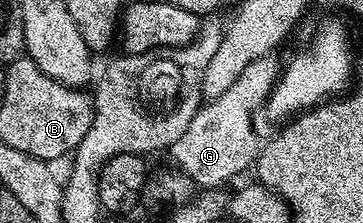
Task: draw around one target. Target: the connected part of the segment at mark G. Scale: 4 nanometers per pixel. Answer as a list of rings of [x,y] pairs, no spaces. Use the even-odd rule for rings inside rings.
[[[270,53],[251,61],[239,78],[231,84],[231,89],[217,99],[208,100],[191,117],[191,125],[175,141],[173,147],[168,148],[167,155],[173,158],[176,170],[182,176],[190,178],[201,189],[211,187],[224,188],[228,179],[241,175],[252,168],[257,162],[259,142],[253,132],[253,114],[260,112],[268,101],[273,87],[283,67],[277,64],[276,54]]]

